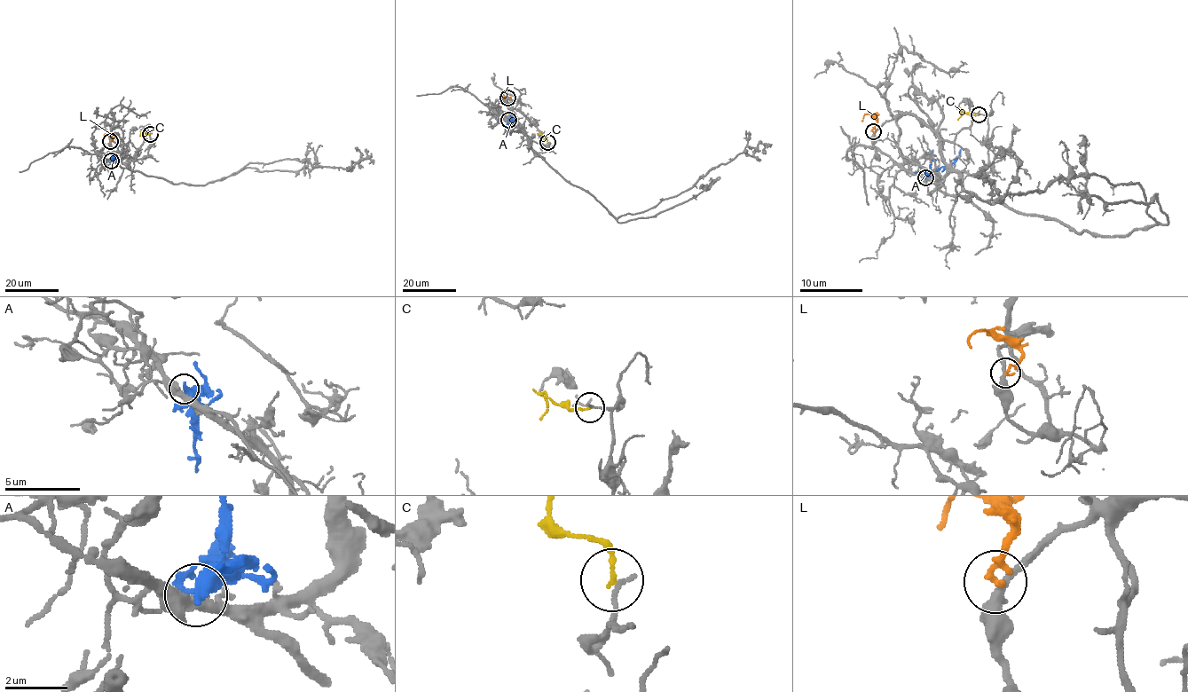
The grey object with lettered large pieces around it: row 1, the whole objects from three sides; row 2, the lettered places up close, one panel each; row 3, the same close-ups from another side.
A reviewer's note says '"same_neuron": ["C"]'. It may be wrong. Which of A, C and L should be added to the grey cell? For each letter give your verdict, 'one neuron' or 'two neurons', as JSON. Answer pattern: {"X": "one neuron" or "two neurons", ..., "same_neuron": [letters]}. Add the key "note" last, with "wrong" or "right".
{"A": "two neurons", "C": "two neurons", "L": "two neurons", "same_neuron": [], "note": "wrong"}

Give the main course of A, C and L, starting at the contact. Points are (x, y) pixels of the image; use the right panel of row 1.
A: (925, 177), (948, 167), (958, 155), (960, 149)
C: (979, 114), (968, 114), (958, 108), (956, 120)
L: (873, 132), (877, 121), (870, 114), (864, 114), (861, 121)

